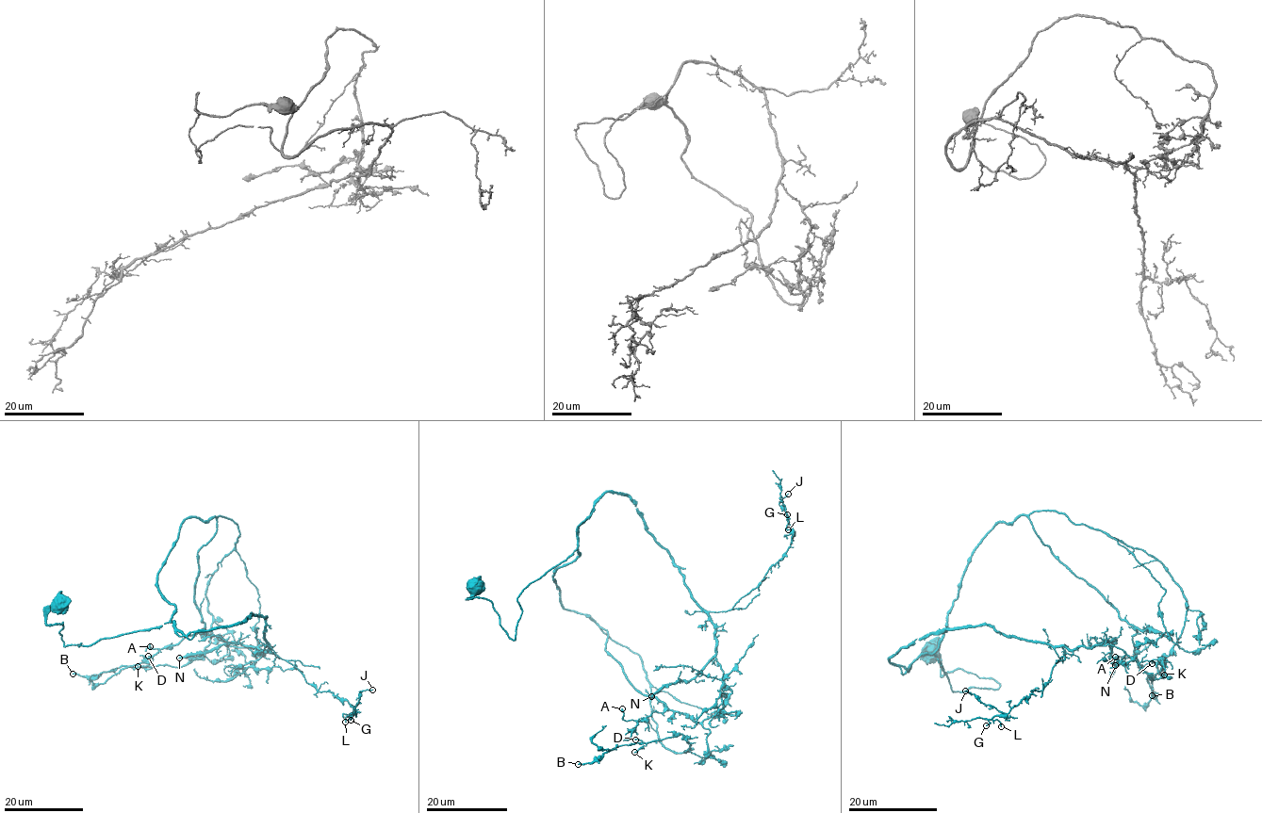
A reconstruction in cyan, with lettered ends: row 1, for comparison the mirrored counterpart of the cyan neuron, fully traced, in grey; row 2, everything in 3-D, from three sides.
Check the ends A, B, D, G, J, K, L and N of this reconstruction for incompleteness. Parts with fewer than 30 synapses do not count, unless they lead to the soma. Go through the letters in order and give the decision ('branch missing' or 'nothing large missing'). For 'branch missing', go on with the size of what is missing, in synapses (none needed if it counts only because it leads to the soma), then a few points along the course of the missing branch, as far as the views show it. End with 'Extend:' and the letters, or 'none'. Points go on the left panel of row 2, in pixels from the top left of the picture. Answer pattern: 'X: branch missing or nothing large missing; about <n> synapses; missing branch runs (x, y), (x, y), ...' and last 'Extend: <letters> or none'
A: nothing large missing
B: nothing large missing
D: nothing large missing
G: nothing large missing
J: nothing large missing
K: nothing large missing
L: nothing large missing
N: branch missing; about 350 synapses
Extend: N

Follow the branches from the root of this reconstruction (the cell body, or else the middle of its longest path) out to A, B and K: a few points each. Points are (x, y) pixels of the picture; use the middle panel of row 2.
A: (475, 587), (515, 640), (516, 597), (577, 549), (552, 576), (565, 609), (664, 707), (622, 708)
B: (475, 587), (515, 640), (516, 597), (578, 551), (552, 576), (565, 609), (664, 707), (578, 764)
K: (475, 587), (515, 640), (516, 597), (577, 549), (552, 576), (565, 609), (664, 704), (612, 750), (634, 752)

